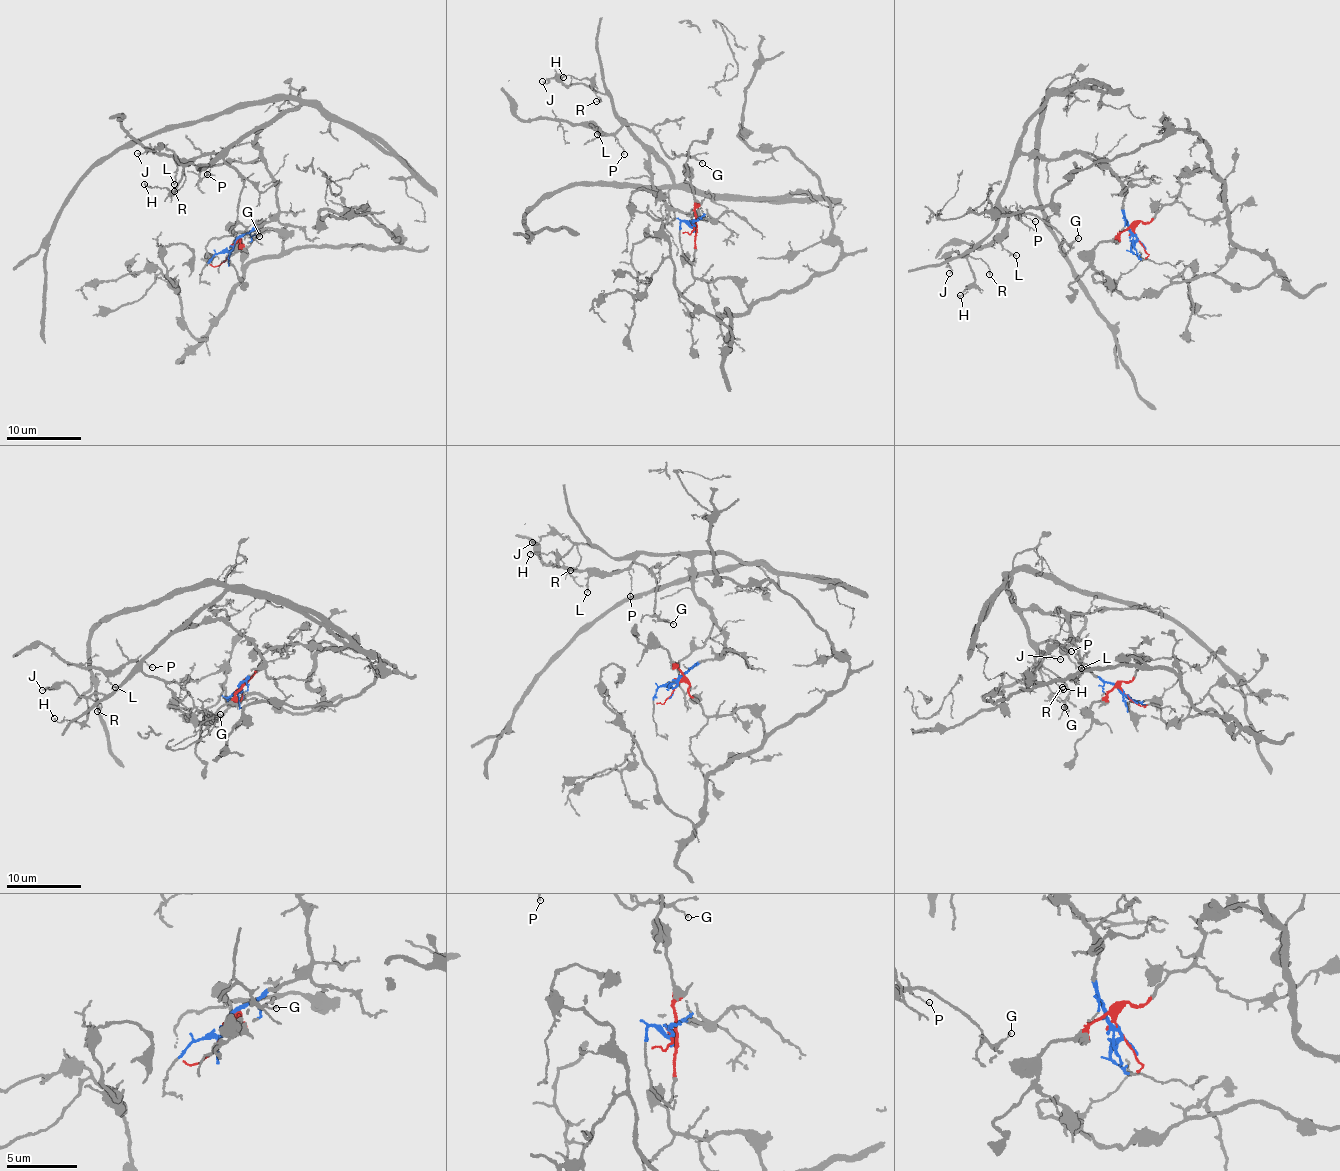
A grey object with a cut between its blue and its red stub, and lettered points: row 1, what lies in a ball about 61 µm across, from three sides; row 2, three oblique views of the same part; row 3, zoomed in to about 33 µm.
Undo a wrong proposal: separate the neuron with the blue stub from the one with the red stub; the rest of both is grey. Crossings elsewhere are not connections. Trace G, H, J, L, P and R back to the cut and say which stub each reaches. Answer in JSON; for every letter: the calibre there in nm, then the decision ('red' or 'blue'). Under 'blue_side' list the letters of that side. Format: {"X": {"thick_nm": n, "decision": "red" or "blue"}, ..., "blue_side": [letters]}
{"G": {"thick_nm": 100, "decision": "blue"}, "H": {"thick_nm": 120, "decision": "blue"}, "J": {"thick_nm": 100, "decision": "blue"}, "L": {"thick_nm": 160, "decision": "blue"}, "P": {"thick_nm": 80, "decision": "blue"}, "R": {"thick_nm": 120, "decision": "blue"}, "blue_side": ["G", "H", "J", "L", "P", "R"]}

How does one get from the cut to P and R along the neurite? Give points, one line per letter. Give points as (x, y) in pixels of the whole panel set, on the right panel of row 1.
P: (1136, 237), (1125, 216), (1117, 174), (1078, 153), (1056, 159), (1025, 153), (1014, 161), (999, 202), (1034, 220)
R: (1136, 237), (1117, 174), (1080, 154), (1023, 154), (992, 232), (969, 252), (990, 274)

